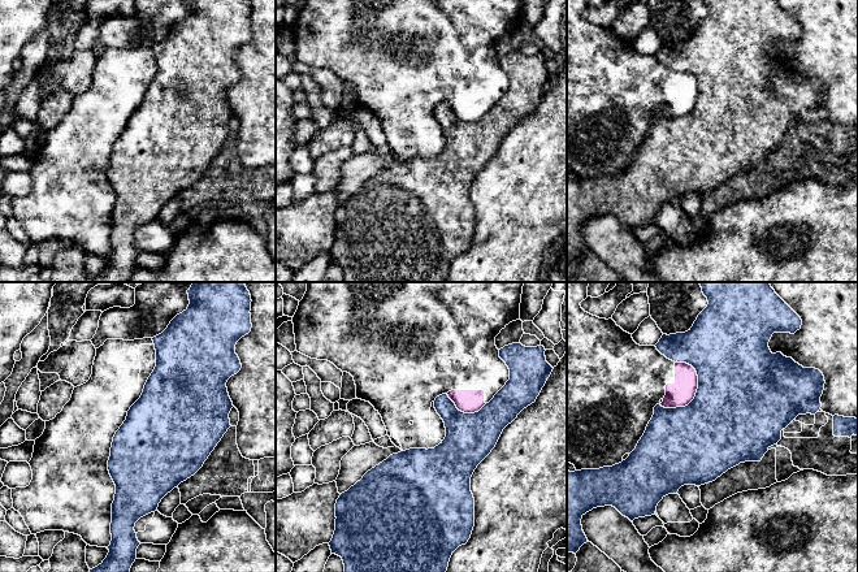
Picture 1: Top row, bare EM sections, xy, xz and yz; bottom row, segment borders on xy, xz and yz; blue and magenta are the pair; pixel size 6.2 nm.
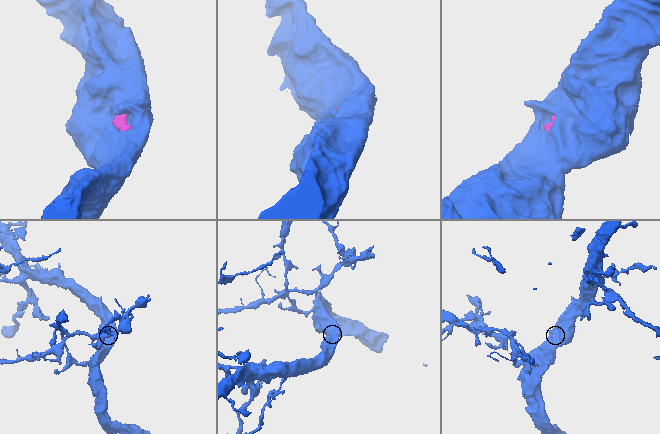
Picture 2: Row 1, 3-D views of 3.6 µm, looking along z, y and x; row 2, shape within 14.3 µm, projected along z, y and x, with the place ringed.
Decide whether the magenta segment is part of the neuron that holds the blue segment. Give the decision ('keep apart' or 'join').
keep apart

